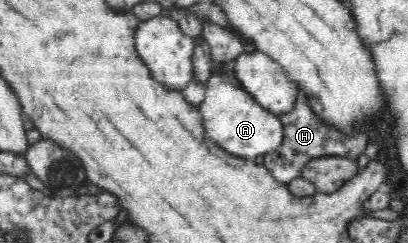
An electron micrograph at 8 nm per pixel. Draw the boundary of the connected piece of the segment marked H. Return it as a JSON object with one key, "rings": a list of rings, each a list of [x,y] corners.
{"rings":[[[305,93],[302,96],[298,94],[294,109],[287,114],[280,115],[279,118],[284,128],[284,140],[282,145],[268,153],[270,161],[265,160],[263,166],[276,181],[285,185],[297,177],[301,177],[302,170],[312,159],[324,156],[343,156],[350,160],[357,160],[357,157],[364,153],[368,144],[366,133],[346,136],[326,128],[326,124],[322,124],[322,121],[312,113]]]}

